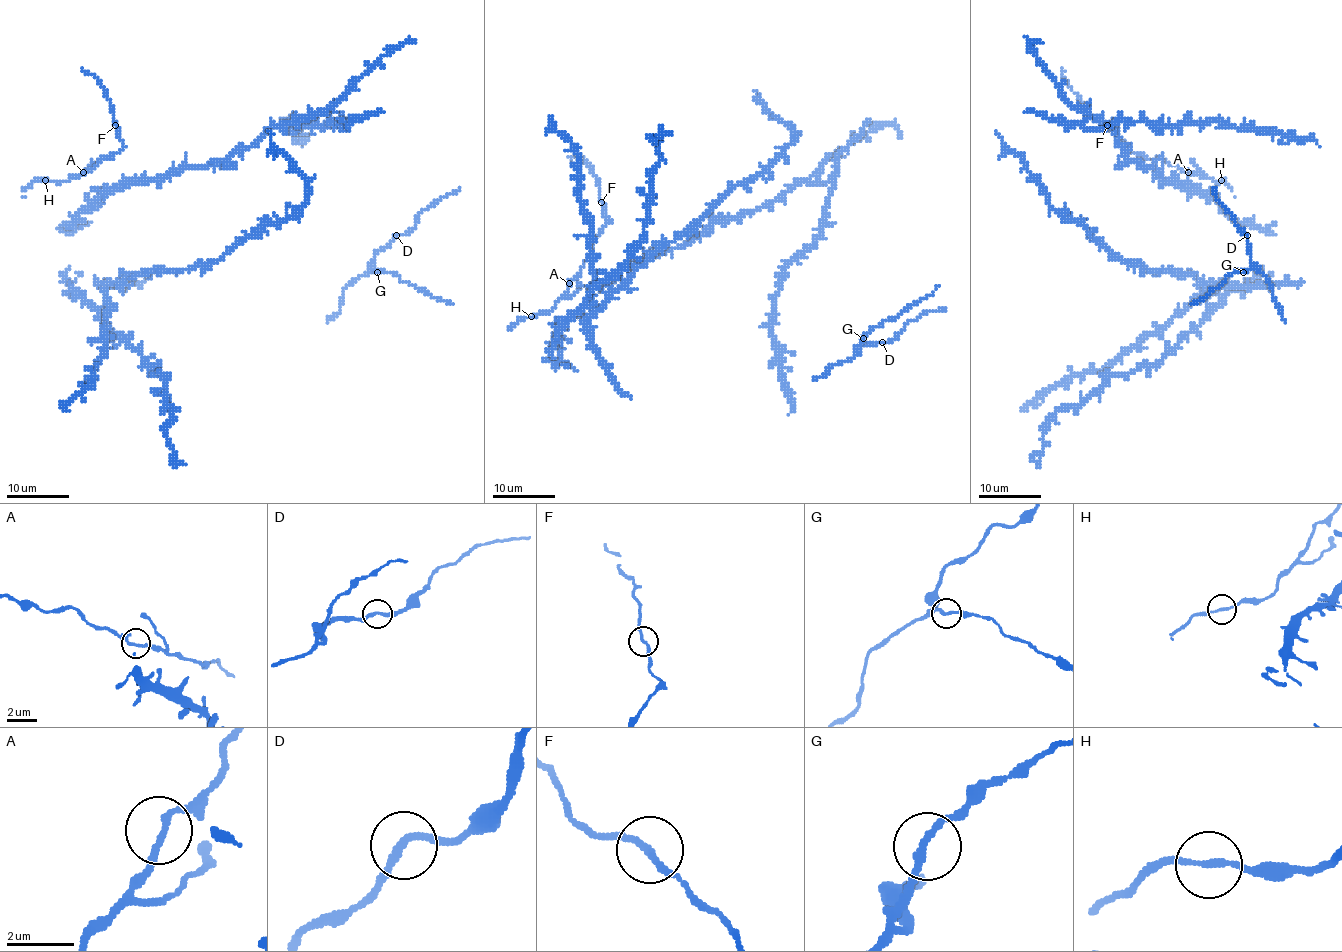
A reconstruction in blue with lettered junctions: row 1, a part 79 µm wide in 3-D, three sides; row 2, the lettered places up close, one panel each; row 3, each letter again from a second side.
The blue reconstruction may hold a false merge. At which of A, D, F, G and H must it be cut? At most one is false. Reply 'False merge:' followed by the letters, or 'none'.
False merge: none

